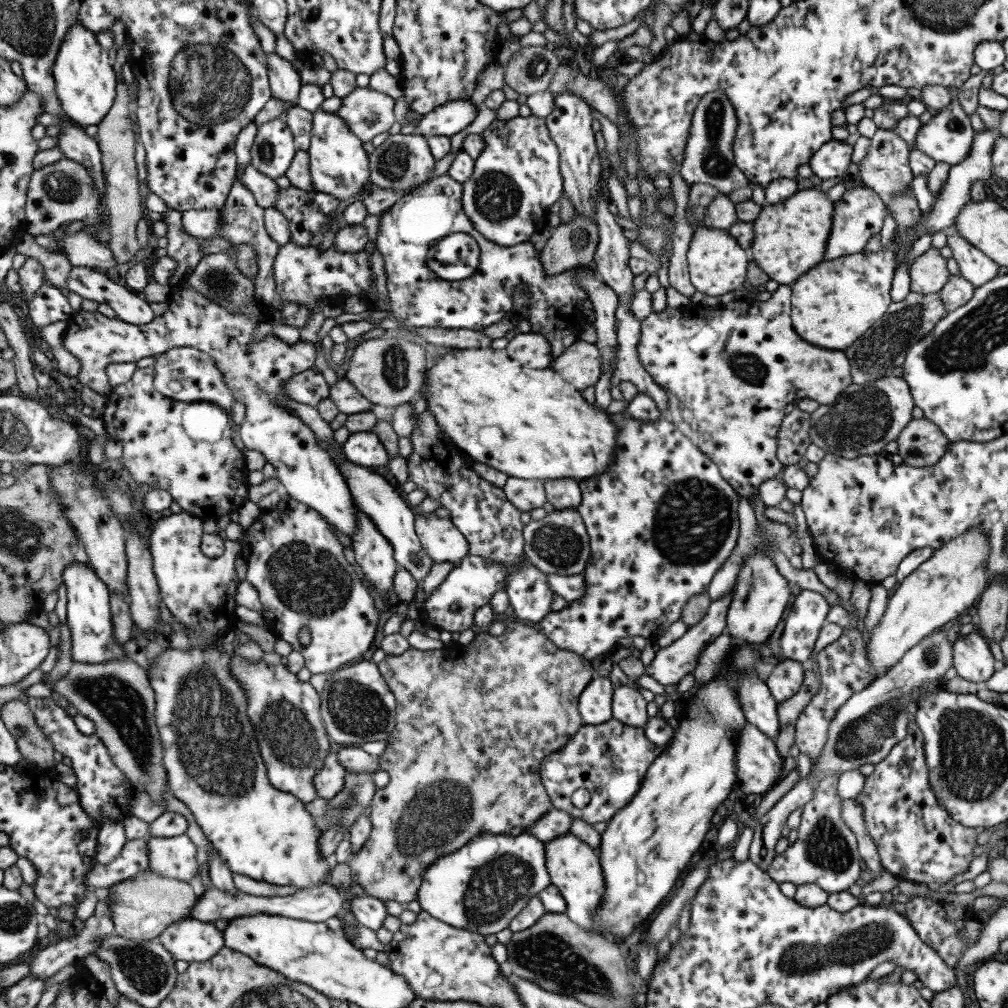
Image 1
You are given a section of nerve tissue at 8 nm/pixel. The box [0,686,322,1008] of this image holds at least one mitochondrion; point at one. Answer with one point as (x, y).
(146, 970)

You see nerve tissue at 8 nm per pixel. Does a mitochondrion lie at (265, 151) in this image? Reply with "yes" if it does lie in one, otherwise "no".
yes

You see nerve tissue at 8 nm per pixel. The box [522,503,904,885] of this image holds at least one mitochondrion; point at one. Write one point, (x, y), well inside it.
(825, 847)

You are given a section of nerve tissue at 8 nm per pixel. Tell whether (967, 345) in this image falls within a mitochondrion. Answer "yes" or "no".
yes

